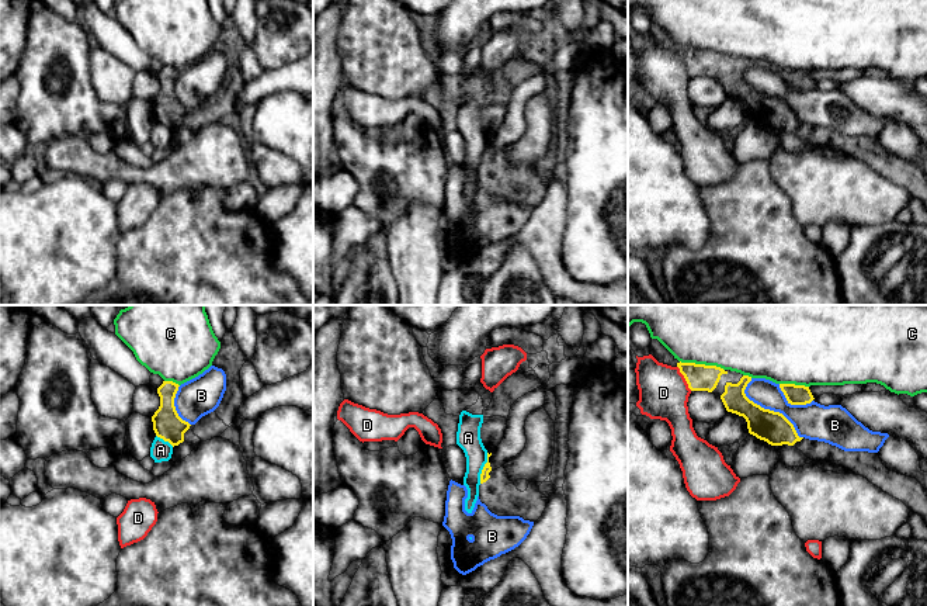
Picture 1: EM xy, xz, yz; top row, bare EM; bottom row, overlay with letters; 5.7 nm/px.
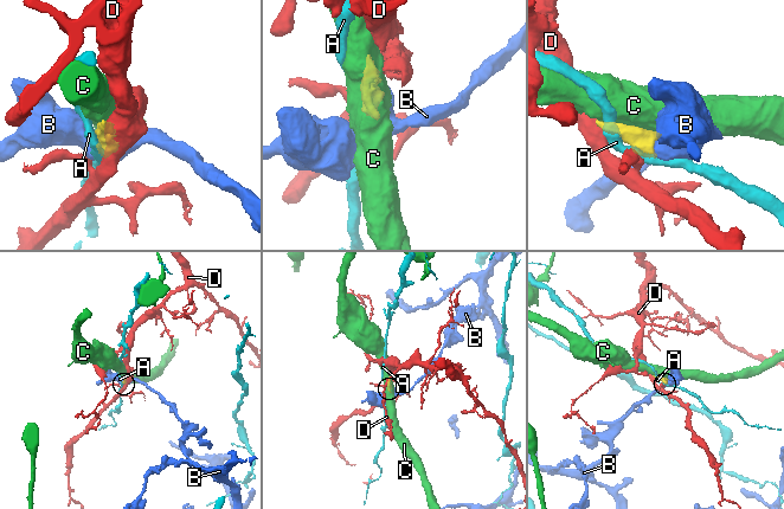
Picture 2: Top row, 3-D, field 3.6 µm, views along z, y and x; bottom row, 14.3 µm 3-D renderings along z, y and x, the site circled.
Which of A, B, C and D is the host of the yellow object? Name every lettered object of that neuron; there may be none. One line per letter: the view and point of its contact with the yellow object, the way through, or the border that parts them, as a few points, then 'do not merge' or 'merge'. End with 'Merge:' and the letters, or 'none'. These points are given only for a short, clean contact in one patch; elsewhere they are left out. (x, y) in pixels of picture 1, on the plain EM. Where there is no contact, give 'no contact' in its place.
A: meets yellow in xz at (483, 153); border along xz (488, 138), (488, 146), (479, 168); do not merge
B: meets yellow in yz at (768, 94); do not merge
C: meets yellow in yz at (702, 49); do not merge
D: meets yellow in yz at (684, 62); border along yz (677, 51), (691, 75); do not merge
Merge: none

